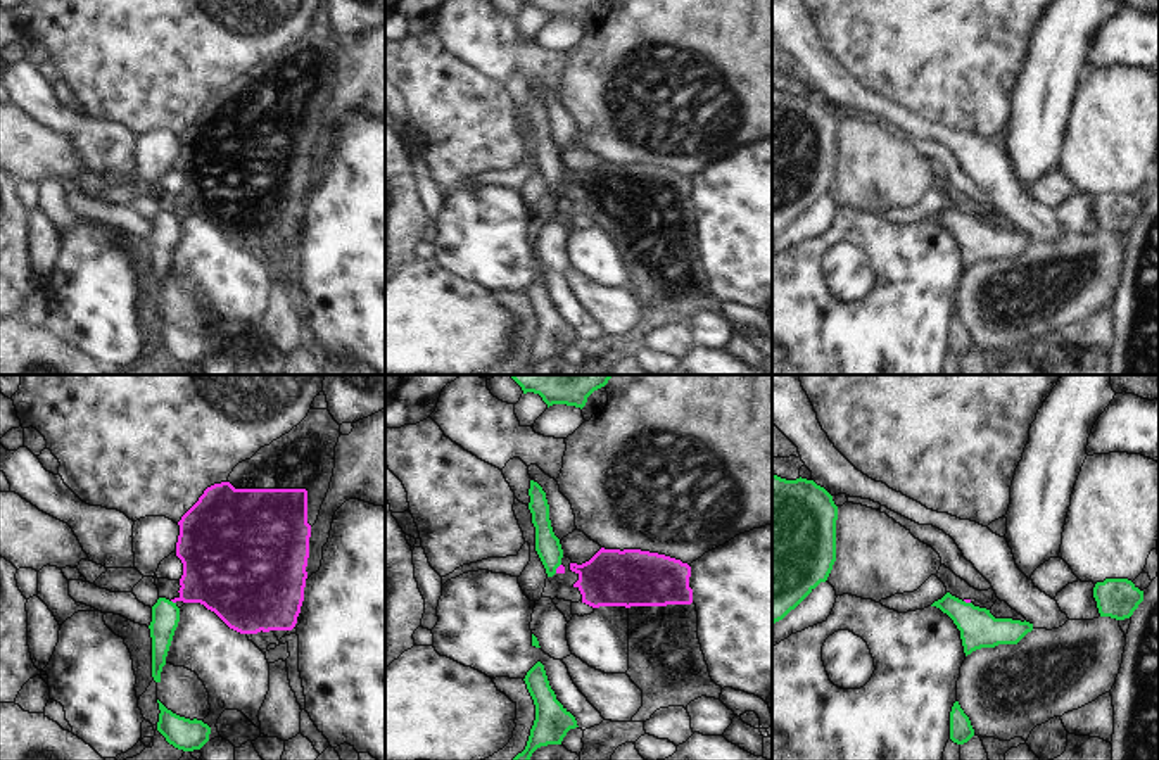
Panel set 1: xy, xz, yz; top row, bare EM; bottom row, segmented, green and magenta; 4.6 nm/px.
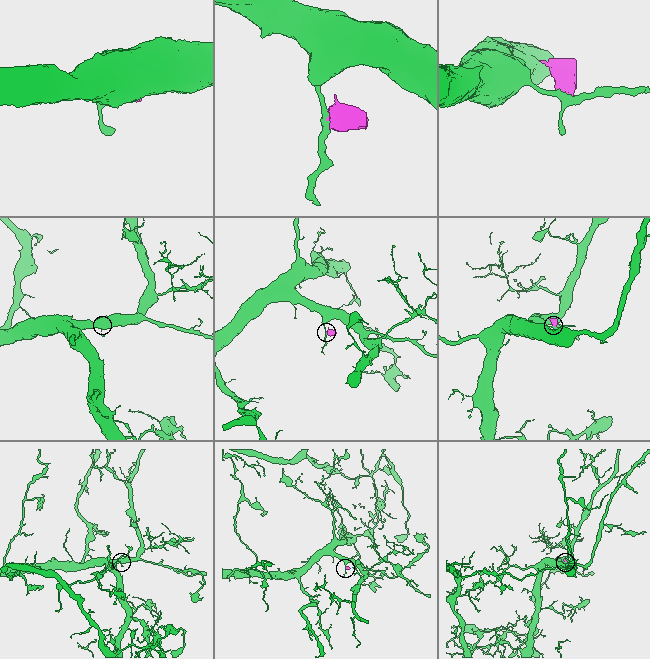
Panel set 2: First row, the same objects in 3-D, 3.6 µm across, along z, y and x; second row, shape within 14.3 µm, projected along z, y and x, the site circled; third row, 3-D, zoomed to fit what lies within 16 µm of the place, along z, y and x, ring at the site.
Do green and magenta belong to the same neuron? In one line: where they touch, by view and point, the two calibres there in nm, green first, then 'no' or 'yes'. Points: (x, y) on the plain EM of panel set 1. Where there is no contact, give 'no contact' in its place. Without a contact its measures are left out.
xy (171, 215) | 130/320 nm | no

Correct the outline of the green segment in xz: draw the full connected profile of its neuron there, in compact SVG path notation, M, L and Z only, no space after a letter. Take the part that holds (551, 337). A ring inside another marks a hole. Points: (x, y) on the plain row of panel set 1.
M541 275L527 285L523 294L535 318L535 333L525 363L511 375L529 375L537 361L561 358L567 345L579 340L575 330L556 313Z

